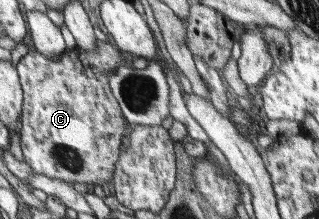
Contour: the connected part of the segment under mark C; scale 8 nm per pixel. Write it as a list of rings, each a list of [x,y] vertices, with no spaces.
[[[98,41],[97,45],[98,50],[95,51],[76,46],[67,48],[58,58],[50,58],[35,49],[27,52],[16,65],[25,92],[20,143],[26,163],[36,173],[72,182],[79,187],[113,183],[123,137],[129,137],[134,130],[122,112],[110,82],[110,71],[125,65],[123,51],[115,43],[111,45],[106,41]]]

